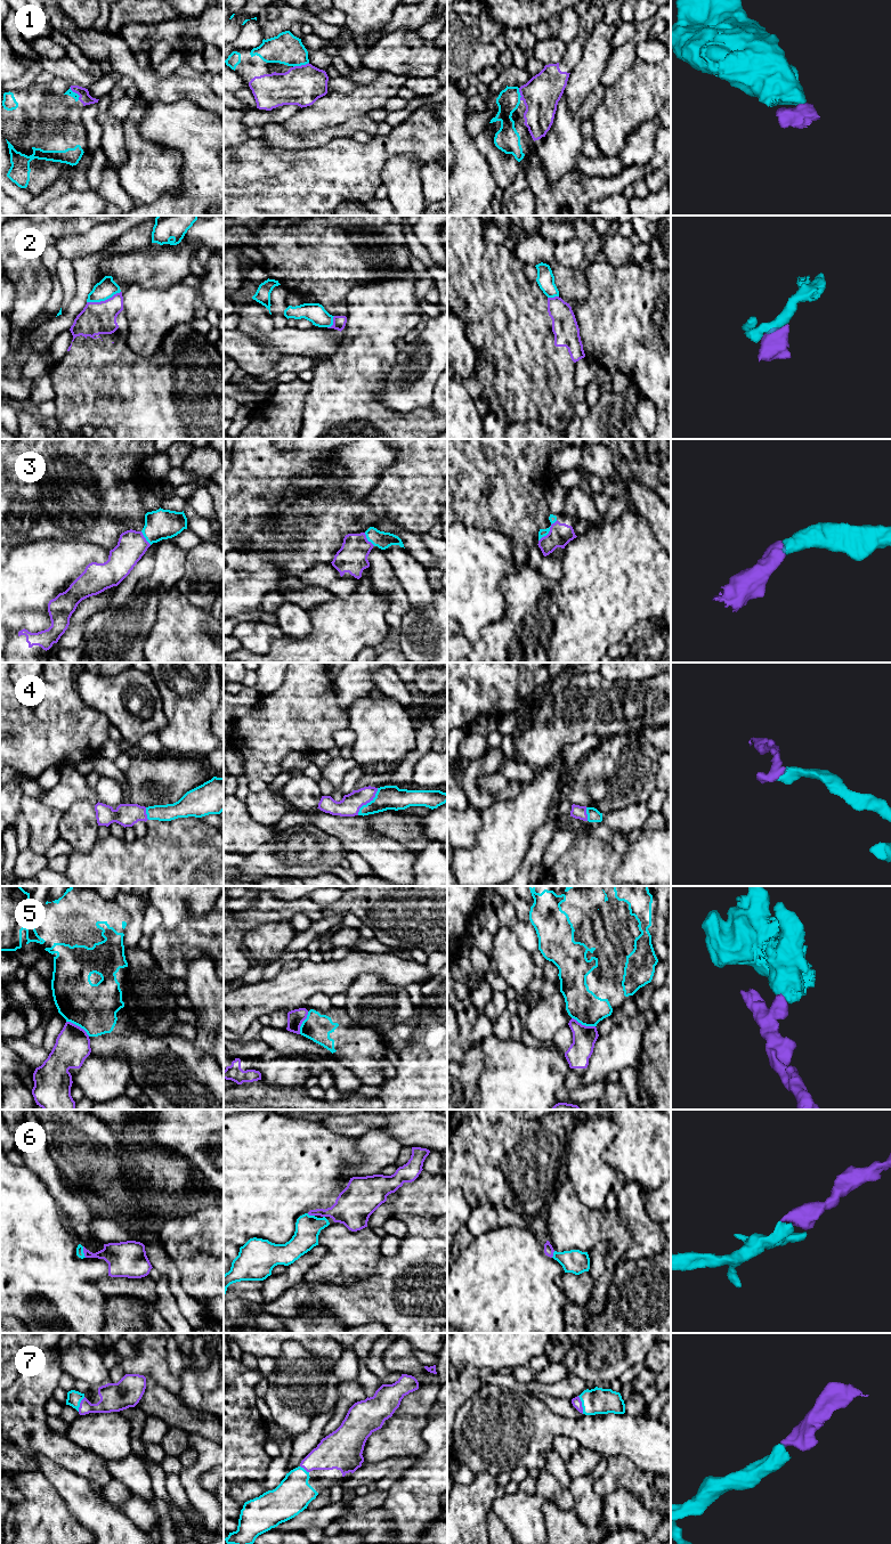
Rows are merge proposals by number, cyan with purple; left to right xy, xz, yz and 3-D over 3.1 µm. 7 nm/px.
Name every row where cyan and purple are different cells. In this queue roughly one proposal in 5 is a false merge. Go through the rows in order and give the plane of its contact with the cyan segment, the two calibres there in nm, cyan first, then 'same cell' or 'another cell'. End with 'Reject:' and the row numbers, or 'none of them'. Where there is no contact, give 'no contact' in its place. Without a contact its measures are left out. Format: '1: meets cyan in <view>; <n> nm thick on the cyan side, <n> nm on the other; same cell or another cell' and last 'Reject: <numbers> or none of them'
1: meets cyan in xz; 220 nm thick on the cyan side, 280 nm on the other; same cell
2: meets cyan in xy; 140 nm thick on the cyan side, 220 nm on the other; another cell
3: meets cyan in yz; 60 nm thick on the cyan side, 160 nm on the other; same cell
4: meets cyan in xz; 180 nm thick on the cyan side, 140 nm on the other; same cell
5: meets cyan in xy; 340 nm thick on the cyan side, 240 nm on the other; another cell
6: meets cyan in xy; 50 nm thick on the cyan side, 180 nm on the other; same cell
7: meets cyan in yz; 190 nm thick on the cyan side, 70 nm on the other; same cell
Reject: 2, 5

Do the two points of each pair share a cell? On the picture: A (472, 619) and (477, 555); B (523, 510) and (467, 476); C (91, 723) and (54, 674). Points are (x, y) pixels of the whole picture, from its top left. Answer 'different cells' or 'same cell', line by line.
A: same cell
B: same cell
C: same cell

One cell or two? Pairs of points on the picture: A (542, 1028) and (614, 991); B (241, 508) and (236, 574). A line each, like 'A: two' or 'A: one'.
A: two
B: two

